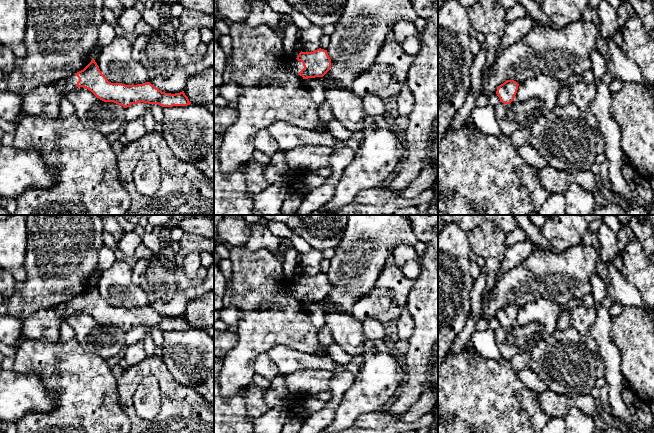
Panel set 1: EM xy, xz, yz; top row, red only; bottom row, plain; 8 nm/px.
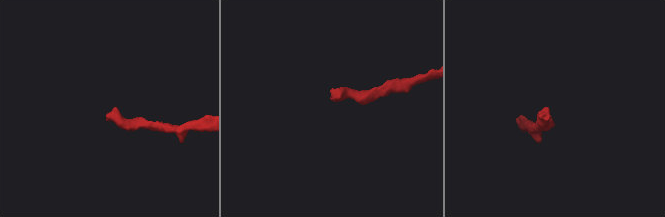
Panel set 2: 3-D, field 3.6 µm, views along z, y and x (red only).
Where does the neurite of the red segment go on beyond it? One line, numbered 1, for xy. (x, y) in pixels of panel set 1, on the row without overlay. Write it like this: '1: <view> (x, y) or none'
1: xy (45, 325)

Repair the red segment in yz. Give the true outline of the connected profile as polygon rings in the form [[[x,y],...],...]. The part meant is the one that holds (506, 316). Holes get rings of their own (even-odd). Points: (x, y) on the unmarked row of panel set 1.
[[[507,304],[503,308],[501,308],[496,315],[500,326],[504,328],[510,328],[515,322],[518,310],[519,308],[514,304]]]

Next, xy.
[[[92,283],[83,294],[69,302],[42,309],[27,318],[19,343],[24,340],[58,341],[62,321],[76,311],[86,312],[100,324],[114,326],[124,332],[140,326],[158,328],[162,331],[191,328],[184,315],[175,318],[165,317],[150,306],[138,309],[111,307],[102,298],[95,284]]]

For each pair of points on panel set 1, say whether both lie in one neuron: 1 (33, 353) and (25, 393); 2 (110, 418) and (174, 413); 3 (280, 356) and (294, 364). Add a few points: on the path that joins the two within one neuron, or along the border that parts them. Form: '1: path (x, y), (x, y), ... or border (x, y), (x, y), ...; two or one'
1: border (12, 370), (16, 372), (35, 371), (46, 388); two
2: border (118, 395), (120, 405), (130, 422); two
3: path (283, 357), (291, 361); one

